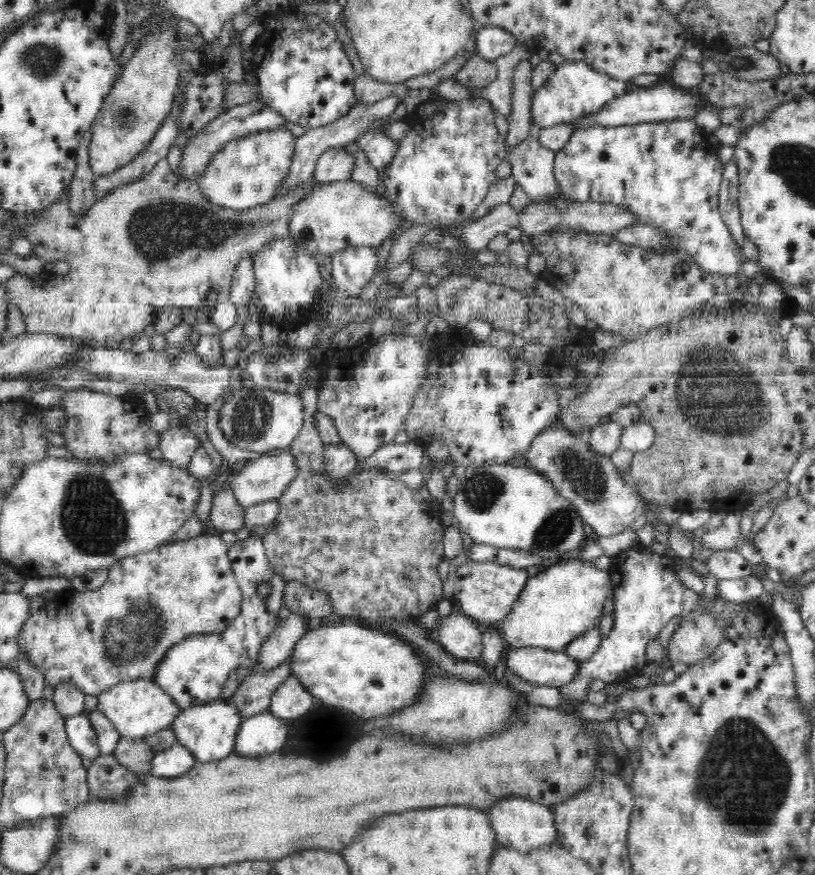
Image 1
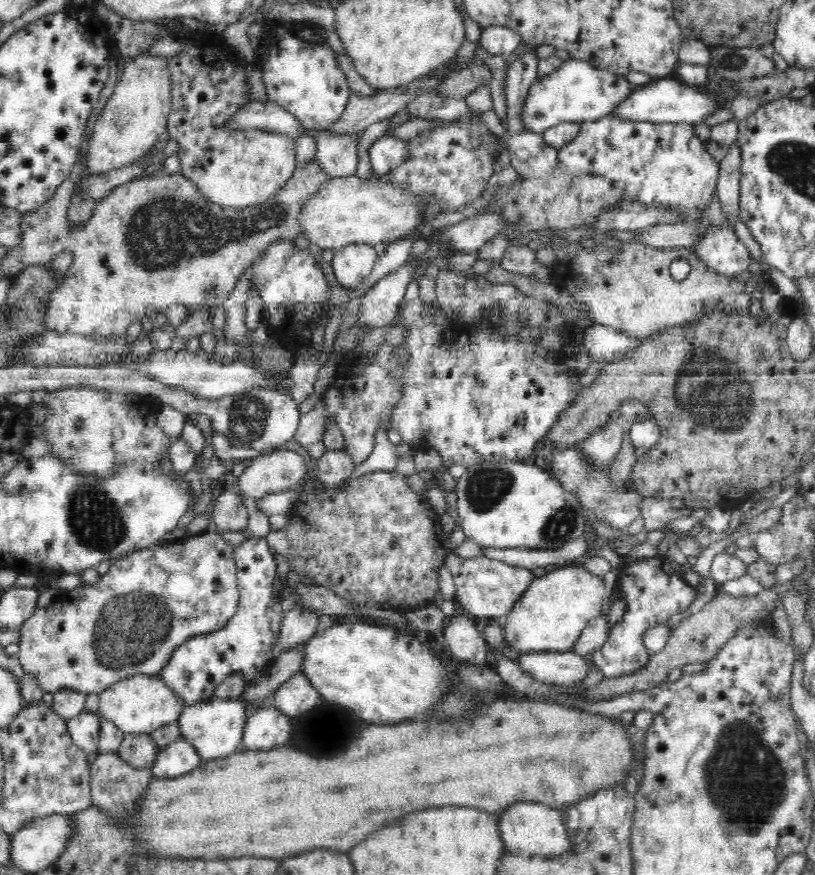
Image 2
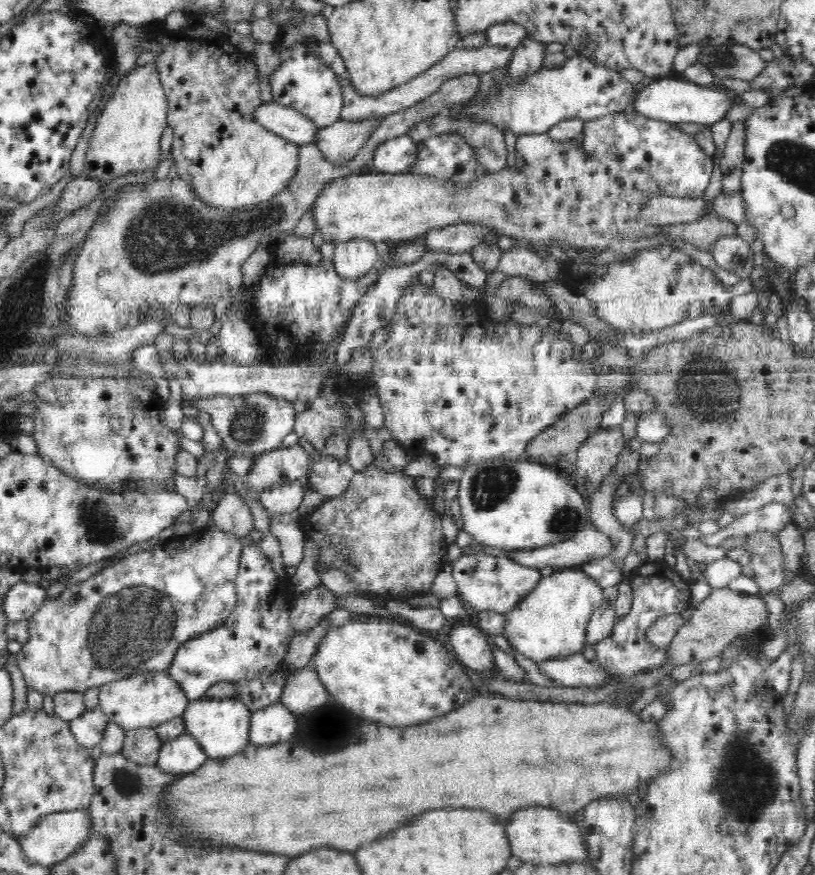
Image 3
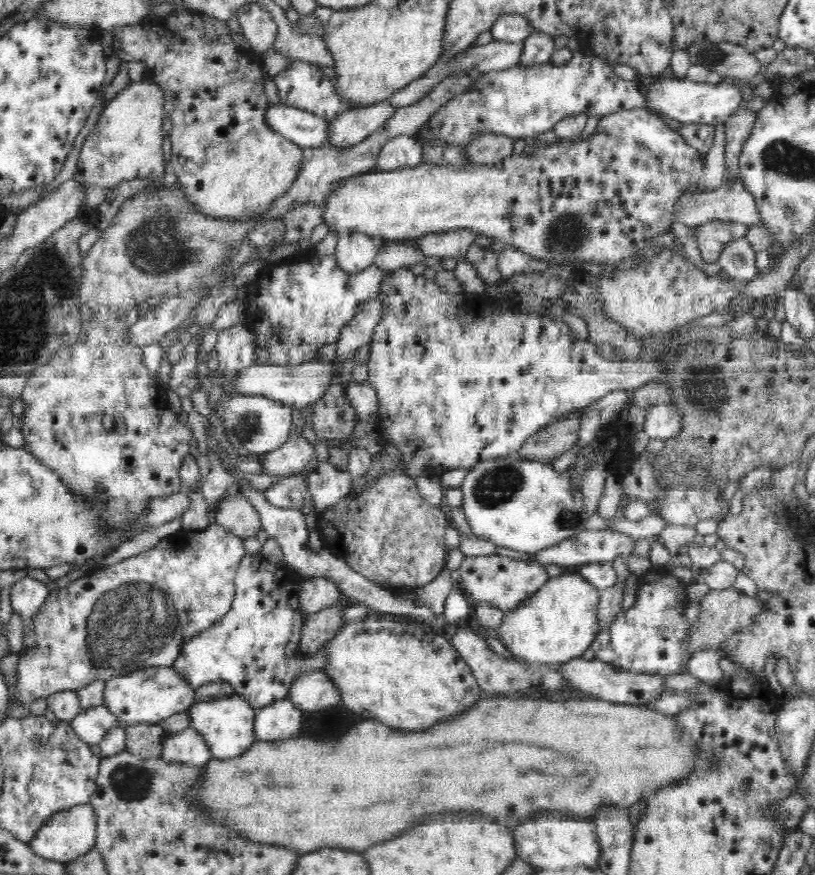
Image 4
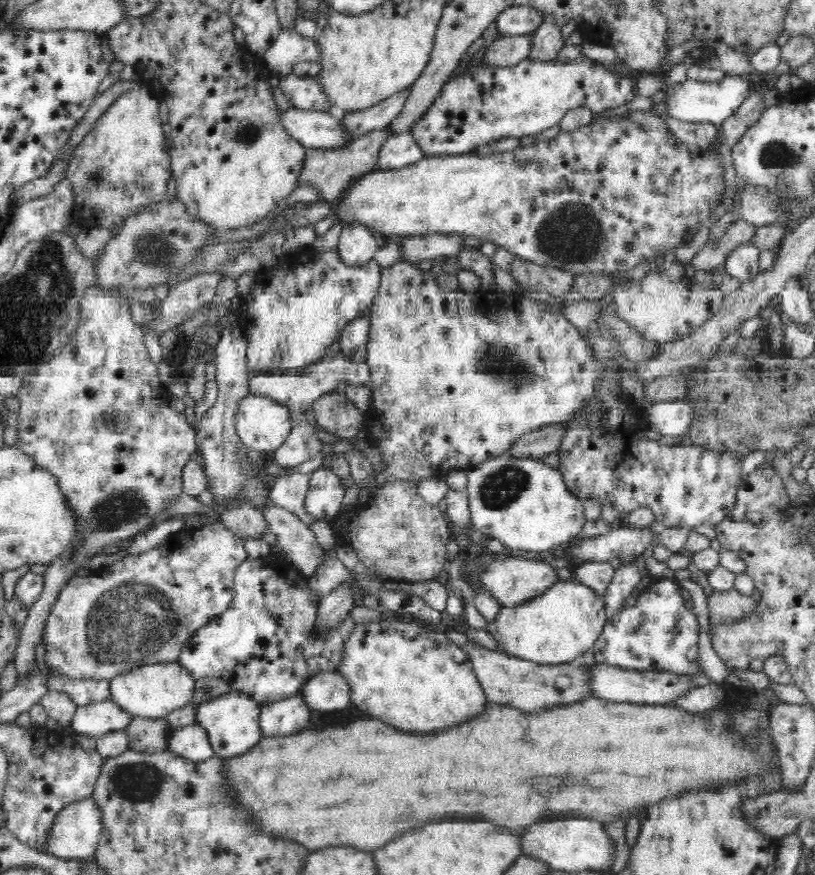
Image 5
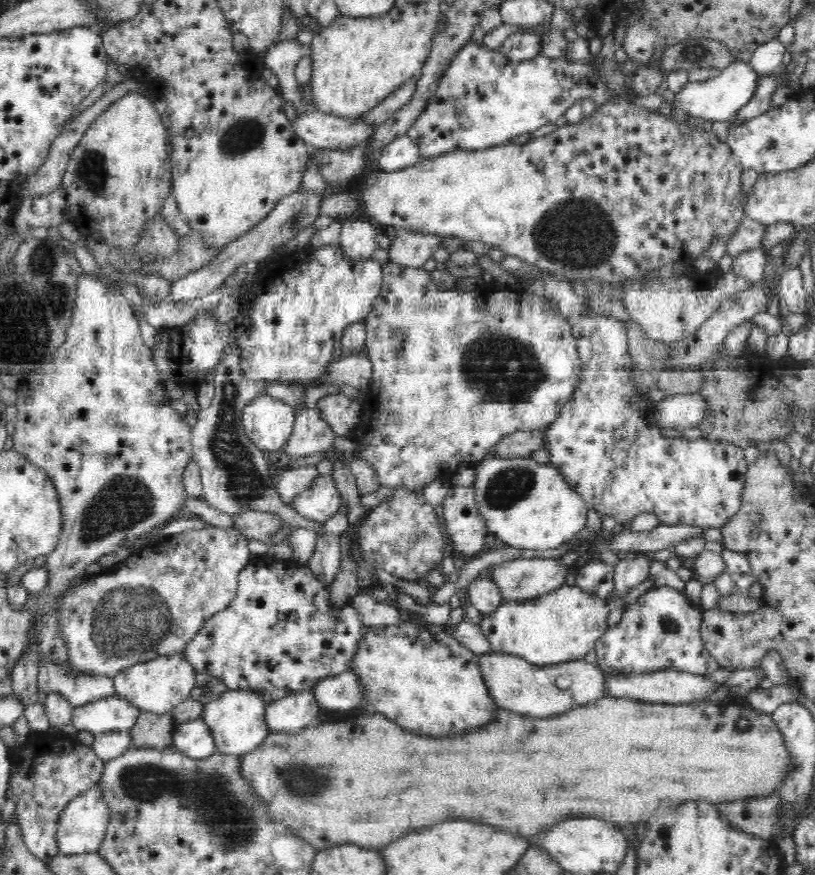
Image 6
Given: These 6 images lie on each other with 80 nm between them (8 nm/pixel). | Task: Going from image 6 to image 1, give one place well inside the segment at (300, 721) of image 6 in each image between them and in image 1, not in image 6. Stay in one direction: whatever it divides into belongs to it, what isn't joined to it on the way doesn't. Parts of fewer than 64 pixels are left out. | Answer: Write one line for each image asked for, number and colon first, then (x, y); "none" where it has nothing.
1: (262, 734)
2: (267, 727)
3: (272, 724)
4: (278, 721)
5: (285, 717)

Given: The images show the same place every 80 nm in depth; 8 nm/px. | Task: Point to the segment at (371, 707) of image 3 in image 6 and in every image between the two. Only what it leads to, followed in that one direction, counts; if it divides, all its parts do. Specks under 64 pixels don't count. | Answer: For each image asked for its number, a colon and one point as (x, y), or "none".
4: (395, 673)
5: (414, 680)
6: (426, 680)

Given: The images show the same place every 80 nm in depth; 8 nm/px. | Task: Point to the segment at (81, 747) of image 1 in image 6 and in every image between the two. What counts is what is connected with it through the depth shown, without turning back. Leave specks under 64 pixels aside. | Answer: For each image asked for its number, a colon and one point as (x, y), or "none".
2: (84, 729)
3: (88, 728)
4: (91, 724)
5: (93, 720)
6: (112, 713)

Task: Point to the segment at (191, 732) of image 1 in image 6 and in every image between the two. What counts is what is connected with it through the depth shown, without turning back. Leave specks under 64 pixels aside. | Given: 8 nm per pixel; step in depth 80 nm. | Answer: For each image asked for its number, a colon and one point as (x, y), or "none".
2: (215, 727)
3: (221, 726)
4: (226, 723)
5: (231, 721)
6: (236, 718)

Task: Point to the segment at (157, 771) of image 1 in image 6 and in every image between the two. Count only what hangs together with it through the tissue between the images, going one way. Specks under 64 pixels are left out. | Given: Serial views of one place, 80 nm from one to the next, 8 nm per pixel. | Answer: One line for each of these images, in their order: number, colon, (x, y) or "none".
2: (180, 757)
3: (184, 755)
4: (189, 747)
5: (191, 741)
6: (193, 738)

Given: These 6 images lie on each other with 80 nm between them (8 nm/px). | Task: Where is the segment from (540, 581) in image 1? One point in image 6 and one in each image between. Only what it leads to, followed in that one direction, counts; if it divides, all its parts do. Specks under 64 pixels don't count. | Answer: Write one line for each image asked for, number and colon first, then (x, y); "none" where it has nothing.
2: (548, 618)
3: (551, 622)
4: (558, 623)
5: (563, 622)
6: (563, 625)

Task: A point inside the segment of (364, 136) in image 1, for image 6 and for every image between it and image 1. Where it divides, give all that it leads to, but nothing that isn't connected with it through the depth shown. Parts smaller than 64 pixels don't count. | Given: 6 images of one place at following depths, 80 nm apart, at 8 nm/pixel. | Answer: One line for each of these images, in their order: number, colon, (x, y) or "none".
2: (385, 153)
3: (395, 155)
4: (403, 151)
5: (399, 150)
6: (402, 151)

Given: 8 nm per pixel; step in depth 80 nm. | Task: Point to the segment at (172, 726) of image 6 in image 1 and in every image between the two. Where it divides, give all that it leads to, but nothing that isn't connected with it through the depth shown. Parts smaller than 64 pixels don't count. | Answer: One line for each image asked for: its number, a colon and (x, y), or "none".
1: (136, 754)
2: (138, 750)
3: (142, 745)
4: (146, 740)
5: (150, 735)

